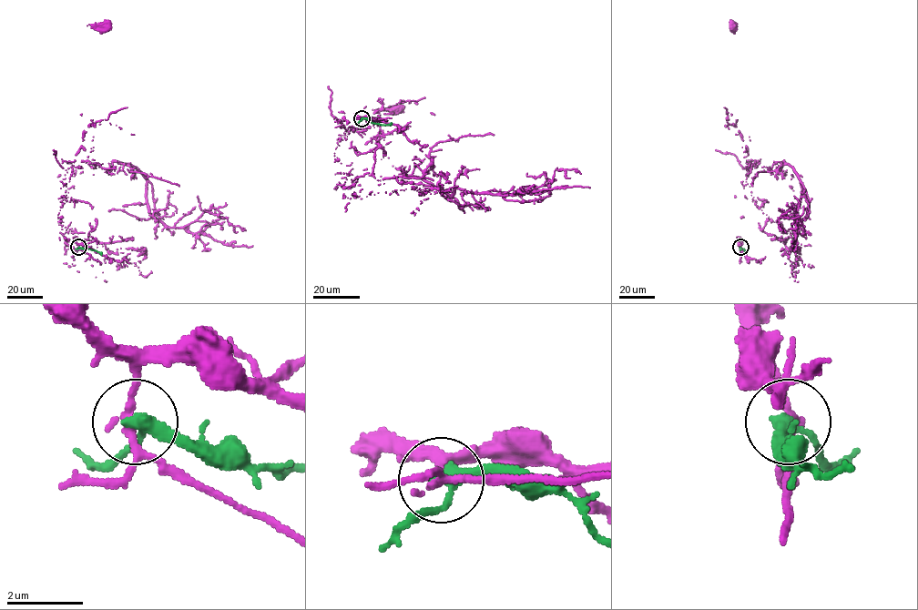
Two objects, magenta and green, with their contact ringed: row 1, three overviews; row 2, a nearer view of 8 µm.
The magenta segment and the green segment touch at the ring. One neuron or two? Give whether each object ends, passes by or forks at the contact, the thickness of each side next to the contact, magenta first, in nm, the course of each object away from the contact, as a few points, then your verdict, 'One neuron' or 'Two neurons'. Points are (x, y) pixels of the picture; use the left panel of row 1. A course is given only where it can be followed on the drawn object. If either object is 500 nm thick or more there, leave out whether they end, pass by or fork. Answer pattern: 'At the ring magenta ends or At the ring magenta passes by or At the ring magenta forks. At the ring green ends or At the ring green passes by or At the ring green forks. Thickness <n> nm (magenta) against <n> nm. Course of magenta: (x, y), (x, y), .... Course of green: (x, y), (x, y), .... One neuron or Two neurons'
At the ring magenta forks. At the ring green passes by. Thickness 170 nm (magenta) against 320 nm. Course of magenta: (78, 248), (121, 261), (132, 240), (87, 239), (58, 218), (83, 134), (121, 108), (105, 26). Course of green: (78, 248), (95, 249), (101, 255). Two neurons

